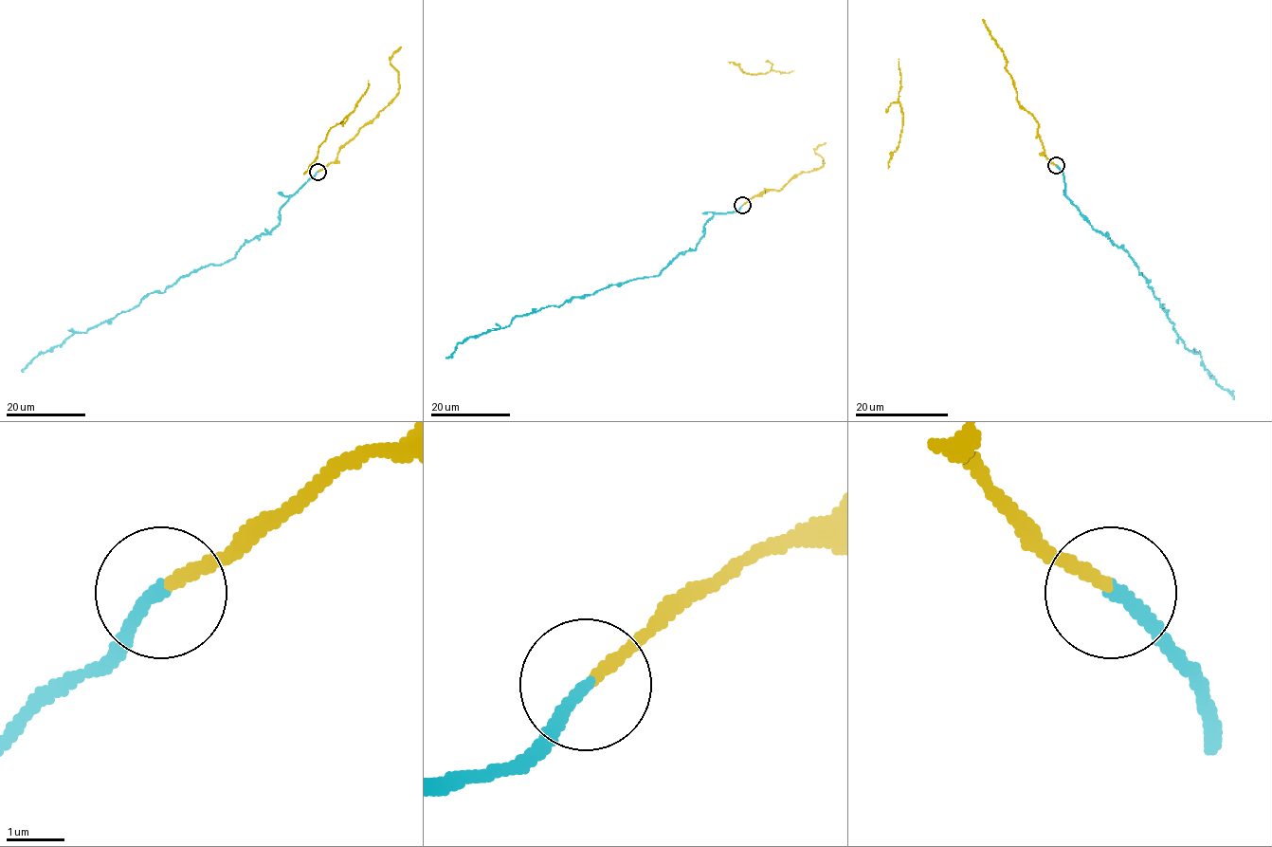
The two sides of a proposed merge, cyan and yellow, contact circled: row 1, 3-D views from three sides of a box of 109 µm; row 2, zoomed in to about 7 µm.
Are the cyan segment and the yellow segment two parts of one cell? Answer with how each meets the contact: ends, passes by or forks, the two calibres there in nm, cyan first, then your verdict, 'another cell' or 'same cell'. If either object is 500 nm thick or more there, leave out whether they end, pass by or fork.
cyan ends | yellow ends | 240/200 nm | another cell

